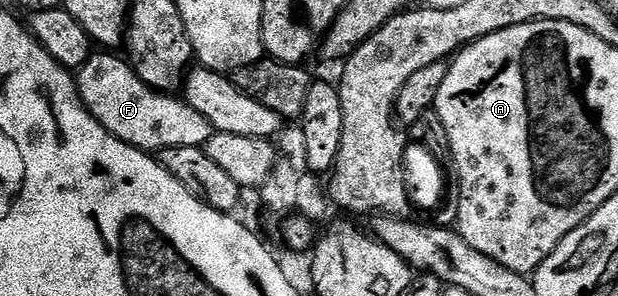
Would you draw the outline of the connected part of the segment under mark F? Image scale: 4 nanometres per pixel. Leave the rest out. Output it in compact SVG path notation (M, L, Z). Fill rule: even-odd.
M95 51L87 58L87 62L77 71L77 84L79 94L85 103L85 107L117 139L129 143L134 149L142 149L152 155L158 154L160 149L169 147L203 147L211 138L213 132L209 119L201 115L201 111L195 111L187 105L186 100L178 96L164 93L155 89L147 82L142 81L135 73L135 68L122 56L114 57L111 51Z

